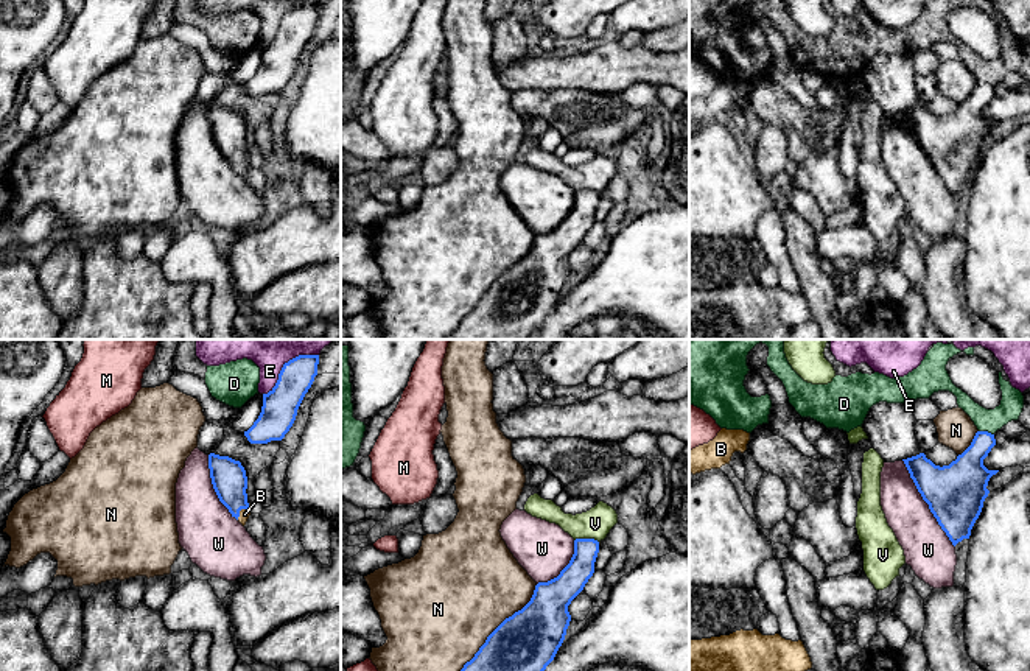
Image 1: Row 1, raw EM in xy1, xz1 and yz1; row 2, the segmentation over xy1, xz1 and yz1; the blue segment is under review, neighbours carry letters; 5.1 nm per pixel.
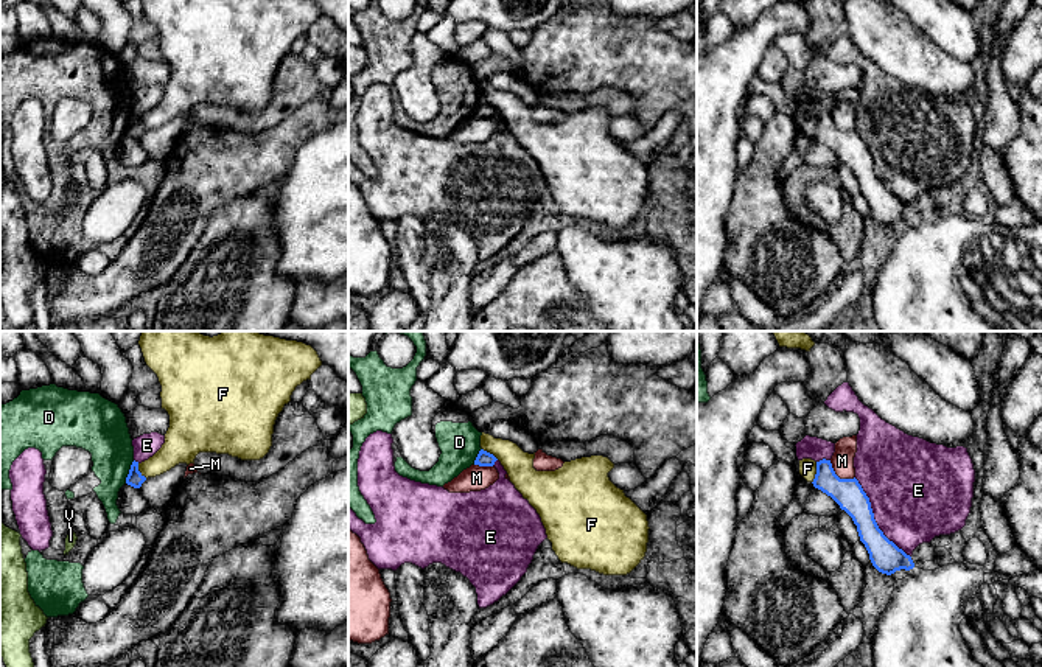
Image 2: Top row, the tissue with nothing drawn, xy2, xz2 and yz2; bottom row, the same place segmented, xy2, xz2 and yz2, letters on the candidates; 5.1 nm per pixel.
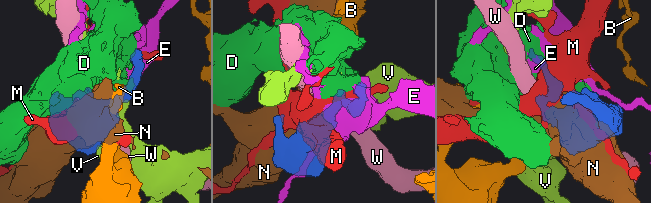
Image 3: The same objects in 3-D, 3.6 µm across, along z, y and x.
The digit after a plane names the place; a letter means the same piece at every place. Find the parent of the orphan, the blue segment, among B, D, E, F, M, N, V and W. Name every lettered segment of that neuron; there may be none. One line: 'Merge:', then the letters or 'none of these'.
Merge: B

